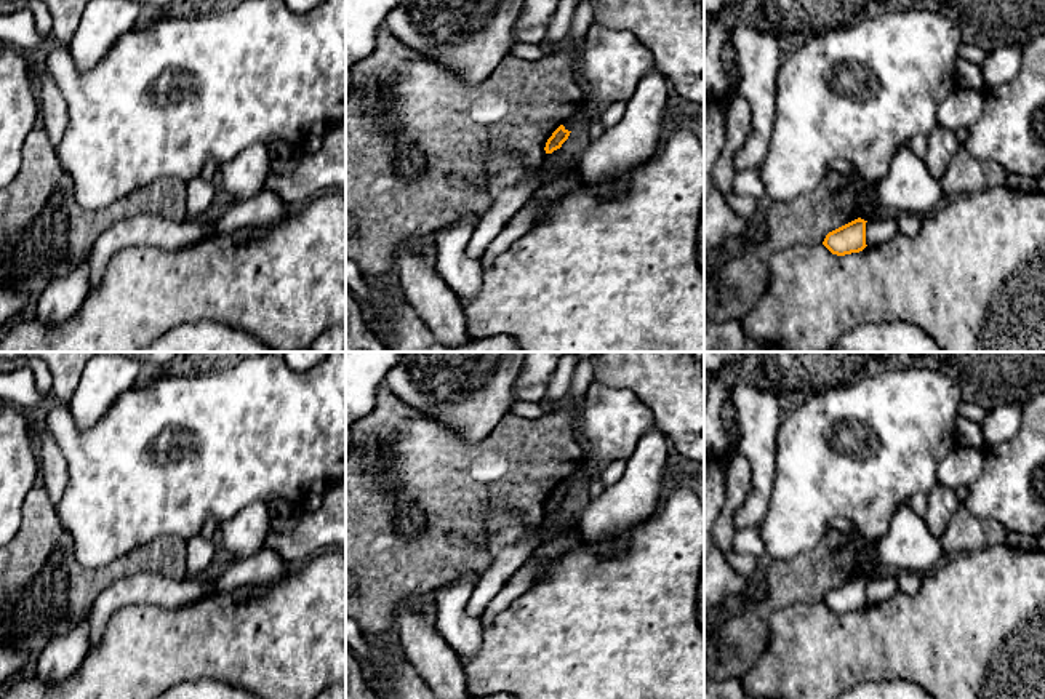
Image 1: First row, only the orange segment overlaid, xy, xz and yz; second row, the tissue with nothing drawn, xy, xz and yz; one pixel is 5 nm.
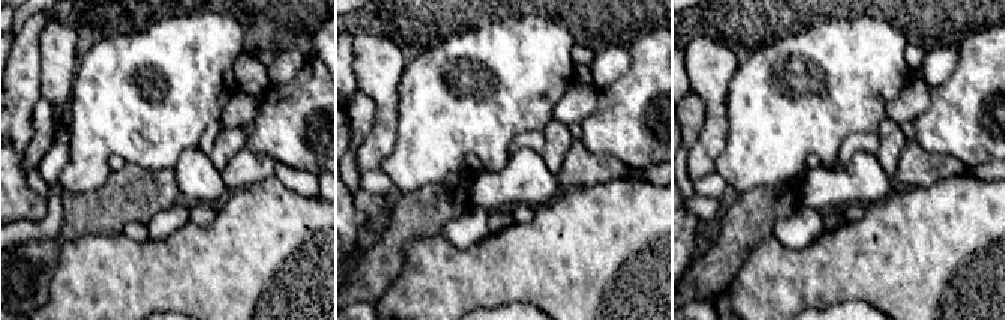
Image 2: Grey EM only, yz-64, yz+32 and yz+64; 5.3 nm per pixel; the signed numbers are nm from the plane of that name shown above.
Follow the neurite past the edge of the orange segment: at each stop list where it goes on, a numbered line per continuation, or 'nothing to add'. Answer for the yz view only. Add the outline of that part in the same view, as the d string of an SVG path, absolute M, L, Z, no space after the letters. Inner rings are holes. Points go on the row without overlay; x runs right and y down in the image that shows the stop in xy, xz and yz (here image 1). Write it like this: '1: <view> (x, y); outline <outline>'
nothing to add

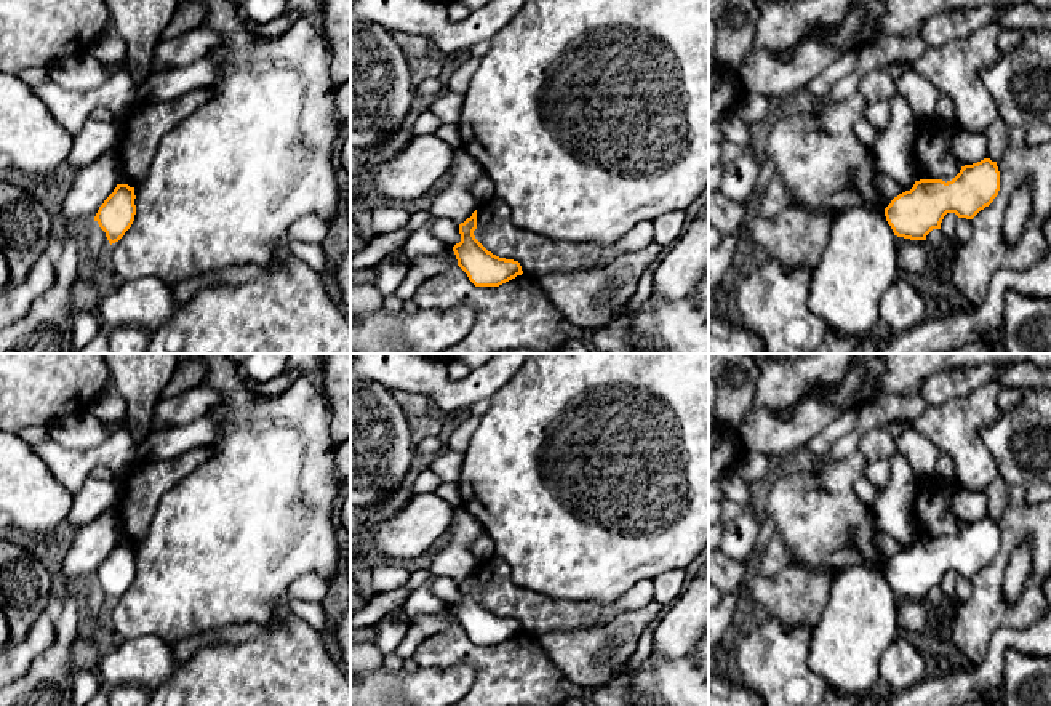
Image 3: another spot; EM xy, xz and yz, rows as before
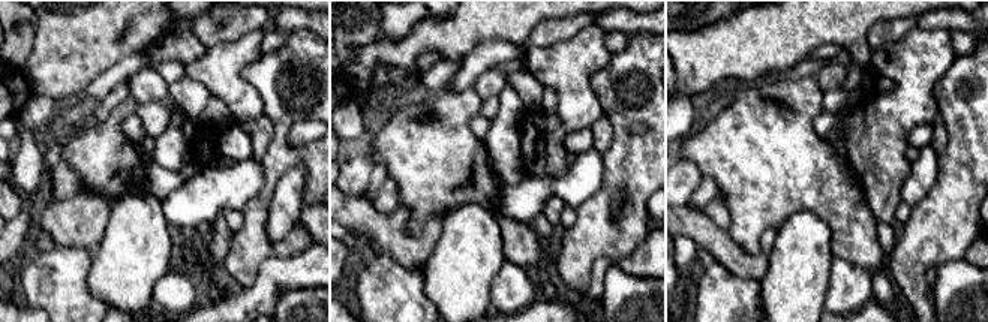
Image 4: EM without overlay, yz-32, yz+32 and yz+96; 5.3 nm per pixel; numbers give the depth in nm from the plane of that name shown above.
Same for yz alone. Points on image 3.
nothing to add

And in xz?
nothing to add

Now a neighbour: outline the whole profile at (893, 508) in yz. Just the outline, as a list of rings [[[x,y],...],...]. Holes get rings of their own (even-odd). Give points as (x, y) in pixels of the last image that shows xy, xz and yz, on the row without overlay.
[[[896,451],[889,461],[891,479],[872,507],[877,528],[894,538],[905,551],[915,543],[913,501],[918,477],[902,453]]]

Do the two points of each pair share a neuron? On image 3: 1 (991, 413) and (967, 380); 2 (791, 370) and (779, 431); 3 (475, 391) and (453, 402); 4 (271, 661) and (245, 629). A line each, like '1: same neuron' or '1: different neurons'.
1: different neurons
2: same neuron
3: same neuron
4: different neurons

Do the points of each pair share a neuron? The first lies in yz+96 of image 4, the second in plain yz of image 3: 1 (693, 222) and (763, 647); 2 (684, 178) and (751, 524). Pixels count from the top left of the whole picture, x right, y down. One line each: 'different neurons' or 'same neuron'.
1: different neurons
2: same neuron

